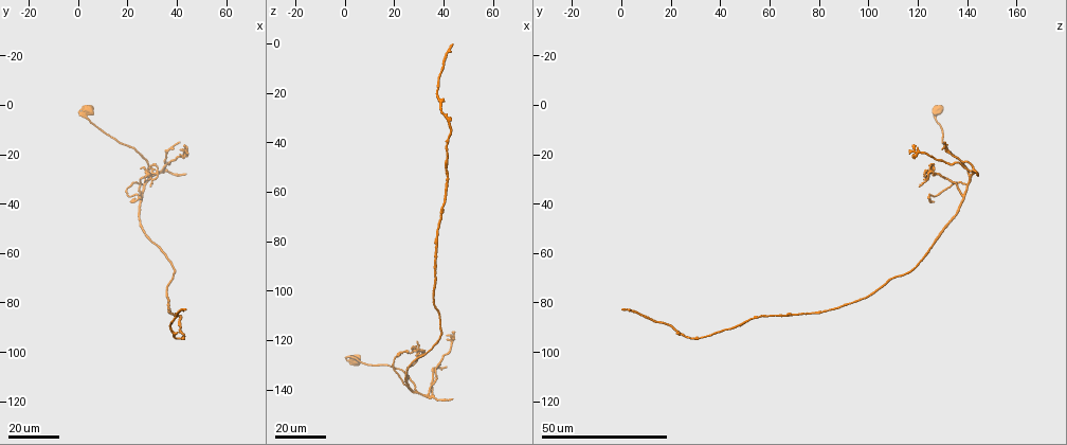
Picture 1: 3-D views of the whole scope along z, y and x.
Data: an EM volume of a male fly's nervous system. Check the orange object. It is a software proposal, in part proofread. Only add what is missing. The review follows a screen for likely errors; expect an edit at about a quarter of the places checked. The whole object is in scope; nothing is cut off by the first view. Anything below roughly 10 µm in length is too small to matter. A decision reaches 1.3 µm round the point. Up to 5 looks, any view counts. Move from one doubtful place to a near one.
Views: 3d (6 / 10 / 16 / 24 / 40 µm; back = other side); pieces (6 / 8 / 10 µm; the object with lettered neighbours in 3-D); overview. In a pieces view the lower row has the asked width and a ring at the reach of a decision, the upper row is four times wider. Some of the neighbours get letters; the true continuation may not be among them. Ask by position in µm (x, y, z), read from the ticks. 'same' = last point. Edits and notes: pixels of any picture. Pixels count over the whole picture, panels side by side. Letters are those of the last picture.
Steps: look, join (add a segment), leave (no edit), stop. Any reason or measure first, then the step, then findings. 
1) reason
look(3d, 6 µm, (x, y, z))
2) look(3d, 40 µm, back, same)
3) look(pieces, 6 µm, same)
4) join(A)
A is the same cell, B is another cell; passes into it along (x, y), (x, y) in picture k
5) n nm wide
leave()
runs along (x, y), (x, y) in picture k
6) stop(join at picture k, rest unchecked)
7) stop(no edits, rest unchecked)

an open end
look(3d, 24 µm, (42, 15, 131))

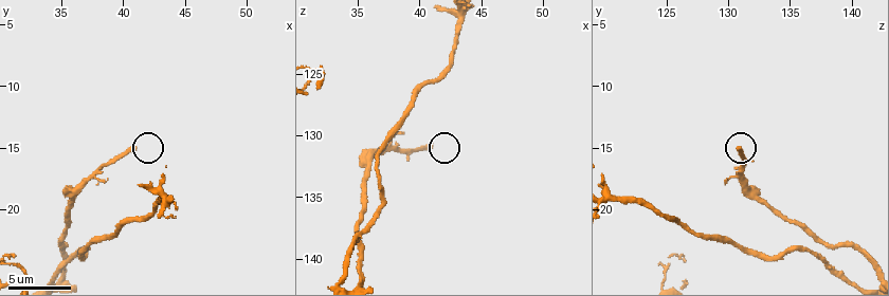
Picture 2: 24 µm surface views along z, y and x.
what lies round it
look(pieces, 6 µm, (41.0, 15.0, 131.0))

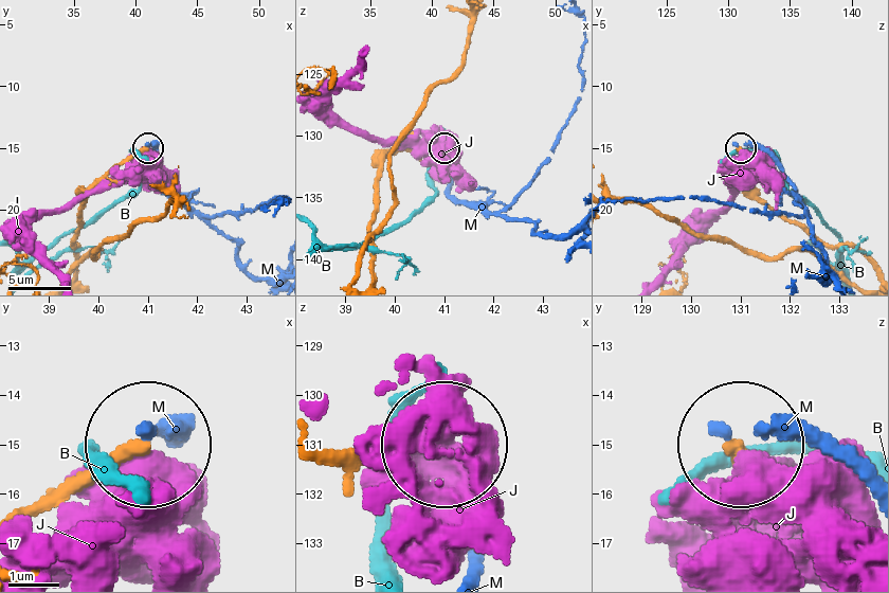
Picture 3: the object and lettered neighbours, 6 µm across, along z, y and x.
leave()
B, J and M are other cells; none of them fits

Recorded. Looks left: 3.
branch stops here
look(3d, 16 µm, (44, 19, 116))

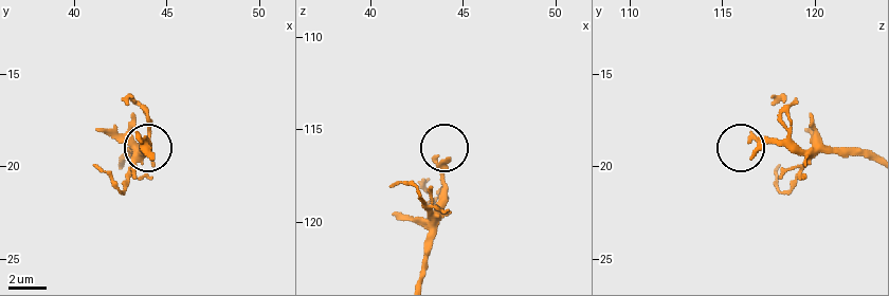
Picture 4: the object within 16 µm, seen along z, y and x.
look(pieces, 8 µm, (44.2, 19.5, 116.6))

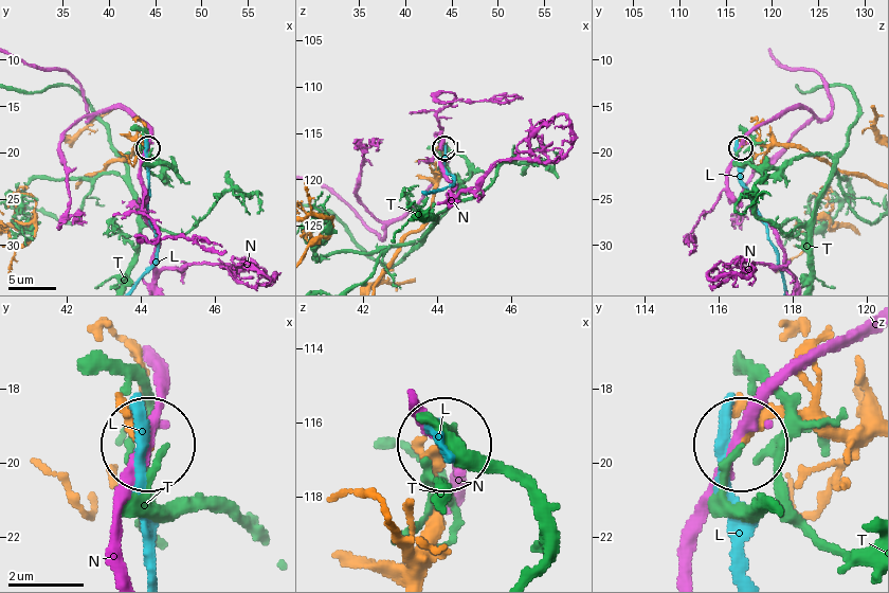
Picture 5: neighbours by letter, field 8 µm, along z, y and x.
leave()
L, N and T are other cells; no lettered segment goes on from it

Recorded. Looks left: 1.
stop(no edits, rest unchecked)

